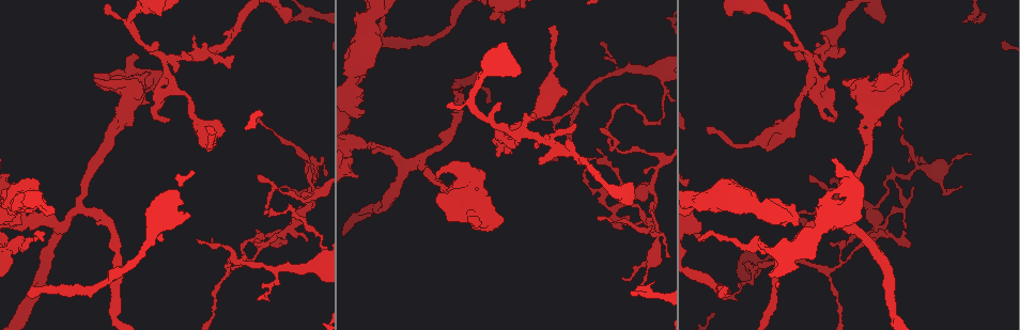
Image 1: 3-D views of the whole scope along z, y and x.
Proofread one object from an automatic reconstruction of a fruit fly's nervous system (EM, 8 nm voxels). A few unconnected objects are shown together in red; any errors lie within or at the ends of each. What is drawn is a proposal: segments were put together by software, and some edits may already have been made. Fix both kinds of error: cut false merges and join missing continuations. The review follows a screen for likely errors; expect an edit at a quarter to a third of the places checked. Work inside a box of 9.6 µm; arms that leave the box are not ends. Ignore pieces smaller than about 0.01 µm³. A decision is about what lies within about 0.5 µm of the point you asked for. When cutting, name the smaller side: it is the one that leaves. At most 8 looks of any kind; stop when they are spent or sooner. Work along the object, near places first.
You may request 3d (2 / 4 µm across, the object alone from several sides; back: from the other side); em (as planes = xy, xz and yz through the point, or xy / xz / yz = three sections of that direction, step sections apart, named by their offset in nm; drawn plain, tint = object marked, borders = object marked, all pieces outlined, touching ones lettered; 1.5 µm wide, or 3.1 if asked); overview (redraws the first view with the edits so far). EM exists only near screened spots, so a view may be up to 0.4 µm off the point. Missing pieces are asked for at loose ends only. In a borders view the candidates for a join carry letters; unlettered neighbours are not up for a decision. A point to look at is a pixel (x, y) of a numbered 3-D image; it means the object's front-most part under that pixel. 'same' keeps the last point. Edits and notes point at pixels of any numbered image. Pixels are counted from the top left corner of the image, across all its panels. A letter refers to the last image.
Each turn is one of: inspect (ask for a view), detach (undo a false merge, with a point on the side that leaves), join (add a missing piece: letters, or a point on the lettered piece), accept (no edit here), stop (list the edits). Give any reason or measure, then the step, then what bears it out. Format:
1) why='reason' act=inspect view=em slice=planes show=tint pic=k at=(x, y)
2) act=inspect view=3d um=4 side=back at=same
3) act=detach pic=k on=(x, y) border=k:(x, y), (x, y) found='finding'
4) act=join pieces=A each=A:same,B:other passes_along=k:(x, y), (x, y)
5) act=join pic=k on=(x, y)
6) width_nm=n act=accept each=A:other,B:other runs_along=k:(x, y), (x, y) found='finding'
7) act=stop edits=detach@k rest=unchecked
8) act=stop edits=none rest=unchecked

act=inspect view=em slice=xy step=8 show=tint pic=1 at=(718, 294)

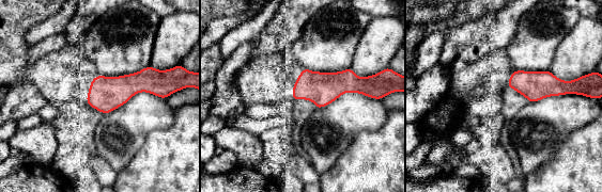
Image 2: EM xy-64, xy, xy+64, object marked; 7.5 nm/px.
act=inspect view=em slice=planes show=borders at=same

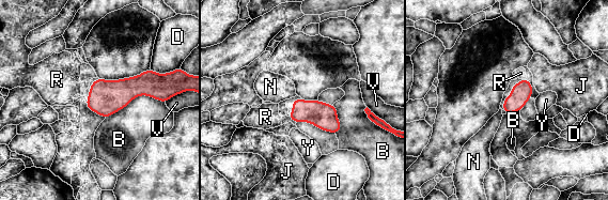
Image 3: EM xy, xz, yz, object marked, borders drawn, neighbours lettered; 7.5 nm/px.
longest_contact=B:460nm act=join pieces=R each=B:other,D:other,J:other,N:other,R:same,V:other,Y:other found='the neuron continues'

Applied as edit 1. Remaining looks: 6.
why='free end' act=inspect view=3d um=2 pic=1 at=(555, 28)

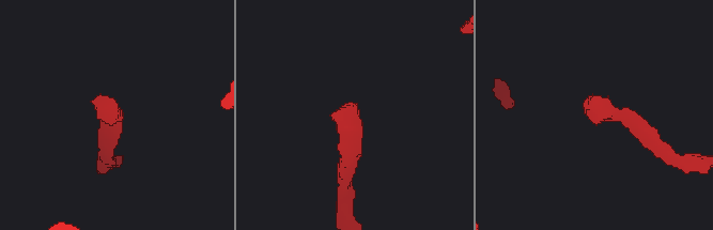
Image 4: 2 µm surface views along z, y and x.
act=inspect view=em slice=xz step=4 show=borders pic=4 at=(587, 101)

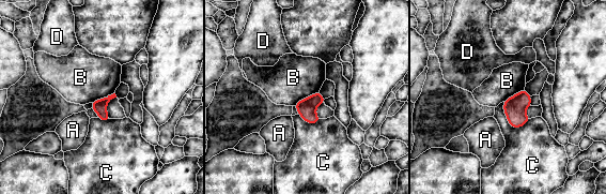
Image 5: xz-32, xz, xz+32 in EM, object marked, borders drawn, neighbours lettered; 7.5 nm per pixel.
width_nm=110 act=accept each=A:other,B:other,C:other,D:other found='none of them fits'

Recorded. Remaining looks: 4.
why='thin end' act=inspect view=em slice=planes show=borders pic=1 at=(812, 176)

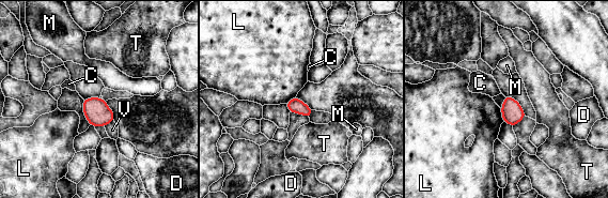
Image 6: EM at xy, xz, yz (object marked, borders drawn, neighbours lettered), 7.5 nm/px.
width_nm=110 act=accept each=C:other,D:other,L:other,M:other,T:other,V:other border=6:(500, 108), (503, 121) found='none of them fits'

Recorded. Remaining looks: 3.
act=stop edits=join@3 rest=unchecked

